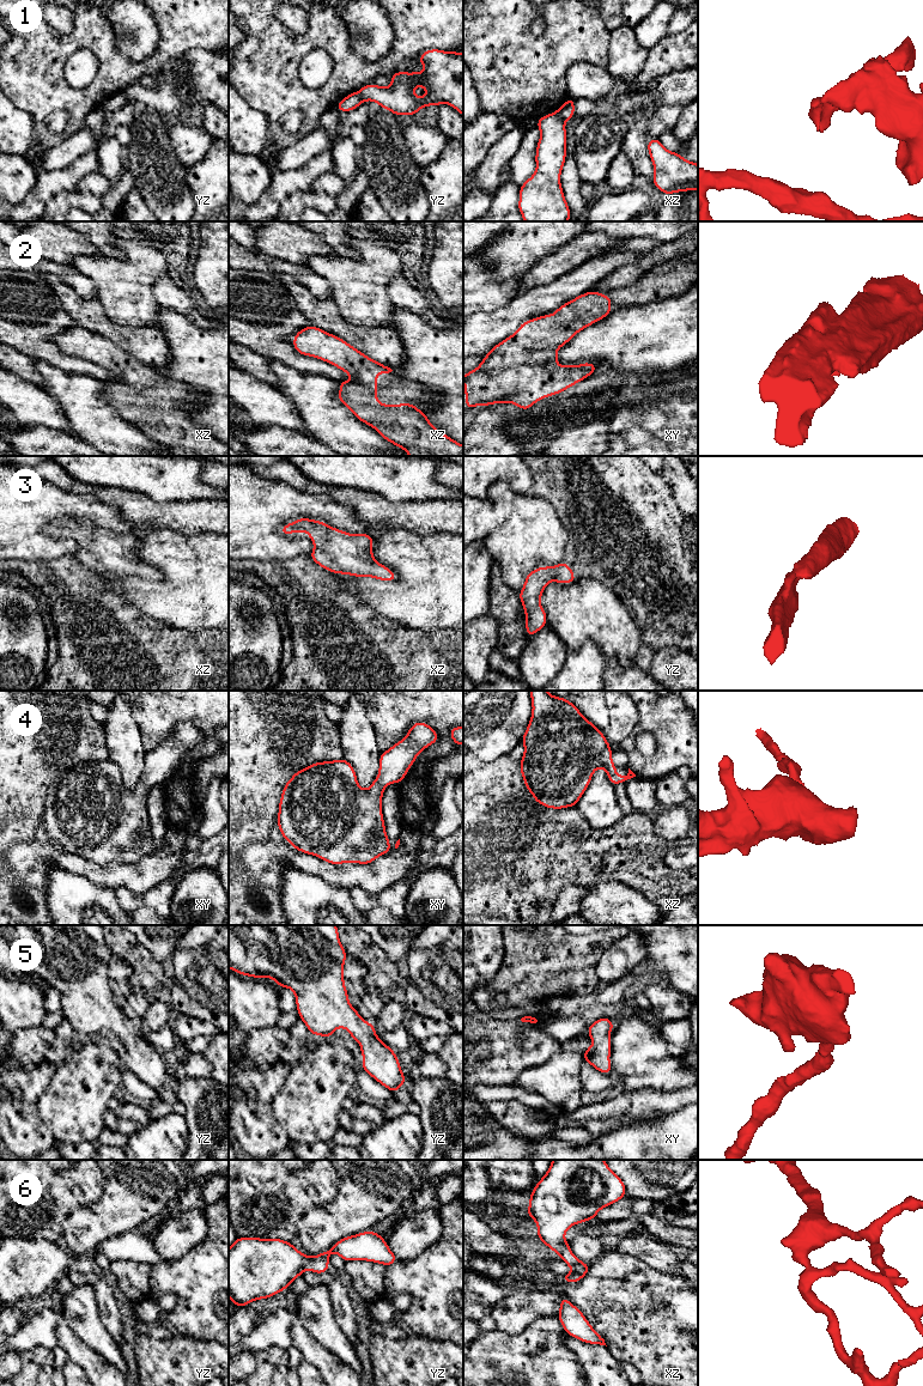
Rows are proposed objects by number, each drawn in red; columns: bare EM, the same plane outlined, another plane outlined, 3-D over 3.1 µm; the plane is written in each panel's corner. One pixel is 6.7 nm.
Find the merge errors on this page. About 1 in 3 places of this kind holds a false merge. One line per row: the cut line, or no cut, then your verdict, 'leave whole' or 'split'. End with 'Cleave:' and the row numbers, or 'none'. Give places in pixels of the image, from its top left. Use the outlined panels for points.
1: cut xz (554, 113), (564, 121); split
2: cut none; leave whole
3: cut none; leave whole
4: cut none; leave whole
5: cut none; leave whole
6: cut none; leave whole
Cleave: 1

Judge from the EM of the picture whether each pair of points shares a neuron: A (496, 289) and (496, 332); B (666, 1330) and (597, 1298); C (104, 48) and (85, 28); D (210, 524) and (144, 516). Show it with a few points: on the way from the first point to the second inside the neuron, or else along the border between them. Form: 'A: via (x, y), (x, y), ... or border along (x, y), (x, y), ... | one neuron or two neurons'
A: border along (520, 293), (498, 309), (479, 311), (475, 315) | two neurons
B: via (649, 1318), (621, 1298), (614, 1298) | one neuron
C: via (102, 43), (90, 31) | one neuron
D: via (193, 517), (161, 516) | one neuron

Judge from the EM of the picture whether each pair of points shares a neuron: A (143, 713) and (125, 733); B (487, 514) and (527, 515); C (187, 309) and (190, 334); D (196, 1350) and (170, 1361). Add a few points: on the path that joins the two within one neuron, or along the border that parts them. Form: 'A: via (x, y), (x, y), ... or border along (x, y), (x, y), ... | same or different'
A: border along (129, 703), (132, 717), (144, 747) | different
B: border along (487, 497), (493, 504), (497, 526), (485, 540) | different
C: border along (163, 307), (175, 310), (199, 326), (216, 327) | different
D: via (190, 1353), (183, 1353), (176, 1360) | same

